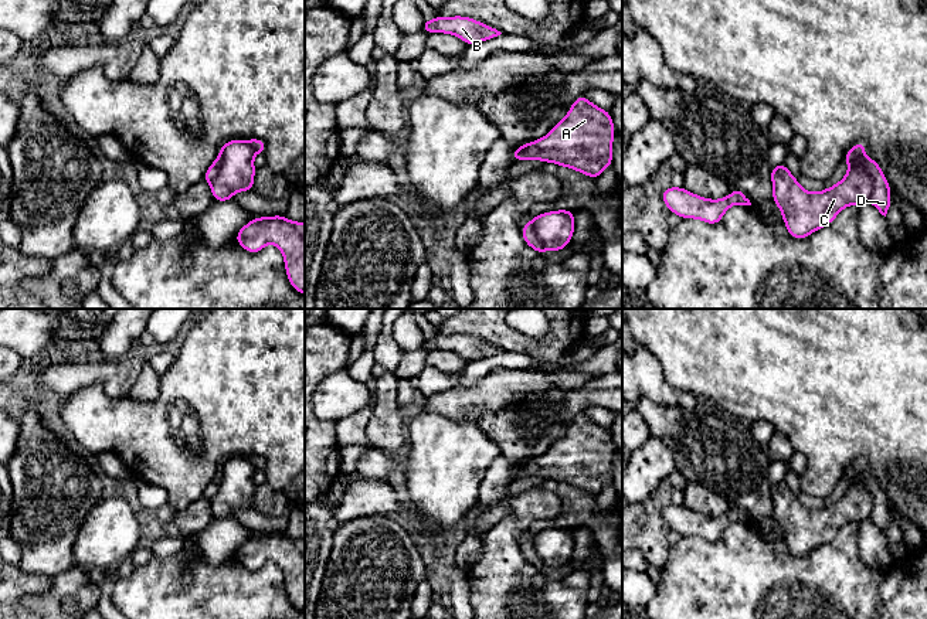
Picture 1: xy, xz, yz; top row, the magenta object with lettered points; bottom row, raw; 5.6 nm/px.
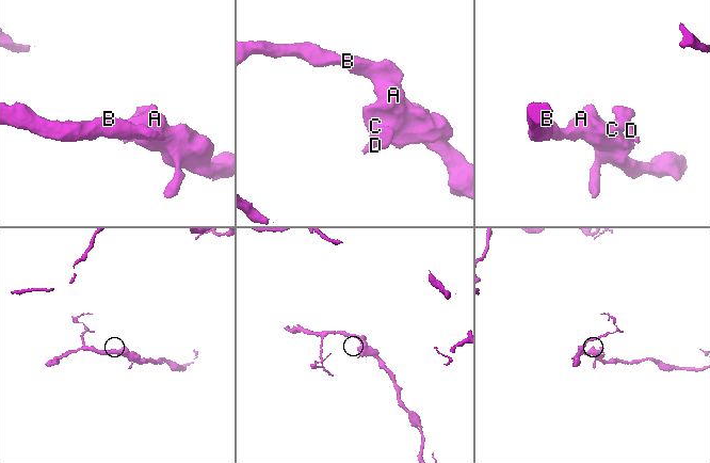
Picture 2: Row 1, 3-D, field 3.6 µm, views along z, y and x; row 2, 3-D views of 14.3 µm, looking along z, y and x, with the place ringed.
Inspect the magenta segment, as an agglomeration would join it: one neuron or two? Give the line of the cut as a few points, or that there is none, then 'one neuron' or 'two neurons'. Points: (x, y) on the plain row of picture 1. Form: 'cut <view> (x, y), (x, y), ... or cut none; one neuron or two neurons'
cut yz (855, 480), (871, 495), (872, 512), (869, 517); two neurons

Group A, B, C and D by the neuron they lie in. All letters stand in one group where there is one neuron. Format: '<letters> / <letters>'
A B C / D

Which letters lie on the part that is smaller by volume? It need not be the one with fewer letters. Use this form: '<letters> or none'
D

